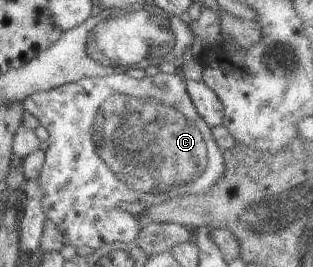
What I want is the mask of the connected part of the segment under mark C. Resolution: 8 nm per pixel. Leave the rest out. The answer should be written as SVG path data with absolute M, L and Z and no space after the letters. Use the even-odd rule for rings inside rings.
M117 69L116 72L105 77L84 77L73 83L66 83L47 91L31 94L21 104L22 110L35 117L39 121L39 125L49 133L49 148L45 150L43 167L35 179L39 187L37 192L39 194L38 198L41 211L61 234L60 242L64 246L73 247L74 249L88 247L95 251L104 243L134 243L137 232L141 228L141 223L133 215L129 214L129 212L123 212L119 204L122 202L138 202L144 205L159 204L165 199L176 198L178 195L202 193L216 183L222 176L224 170L223 152L219 148L216 148L210 136L210 128L197 115L195 108L188 98L183 80L174 73L157 73L155 76L145 76L141 80L136 80L127 76L124 69Z

